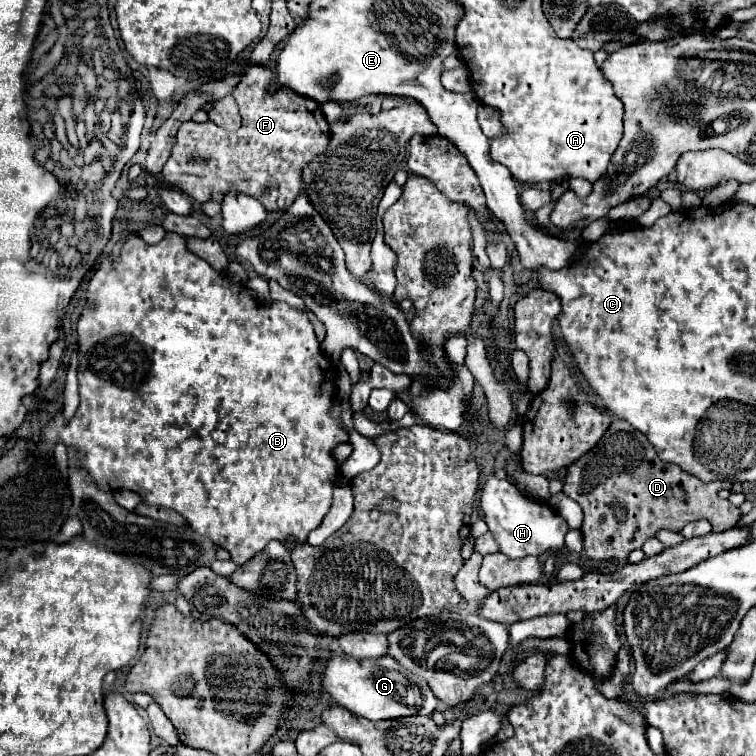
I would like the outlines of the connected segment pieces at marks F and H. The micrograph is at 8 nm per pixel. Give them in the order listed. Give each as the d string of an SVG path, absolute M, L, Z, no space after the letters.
M251 66L241 82L235 86L233 94L239 104L239 112L243 116L243 124L237 132L223 132L223 128L211 126L193 126L193 120L185 122L177 132L177 142L173 146L171 158L163 166L163 178L175 190L179 188L183 194L193 198L199 204L205 202L221 202L225 194L235 186L237 192L249 194L259 200L269 212L285 210L293 204L299 192L305 188L303 168L319 154L323 154L329 146L329 124L319 108L319 104L307 96L301 96L289 88L279 88L271 92L267 86L275 80L275 72L265 66Z
M493 474L485 478L485 484L481 488L481 510L489 530L499 540L501 552L509 558L539 556L547 550L557 550L561 548L569 530L567 522L557 512L553 512L547 502L533 500L531 496L517 490L517 486L511 480L499 480Z

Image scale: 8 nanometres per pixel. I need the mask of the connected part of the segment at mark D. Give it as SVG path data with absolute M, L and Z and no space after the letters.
M625 420L611 422L611 426L597 442L597 446L591 452L587 452L587 456L571 464L571 468L567 468L567 478L563 484L563 492L571 496L575 502L579 502L579 506L585 512L585 520L581 526L581 532L585 536L585 554L593 560L617 558L621 562L627 560L631 550L641 548L647 538L655 536L663 528L679 532L687 522L701 520L701 518L707 518L713 524L713 532L725 532L733 528L741 518L741 510L733 506L729 500L717 496L719 490L732 488L733 484L727 480L713 482L695 480L695 476L681 470L679 466L659 460L649 440Z

